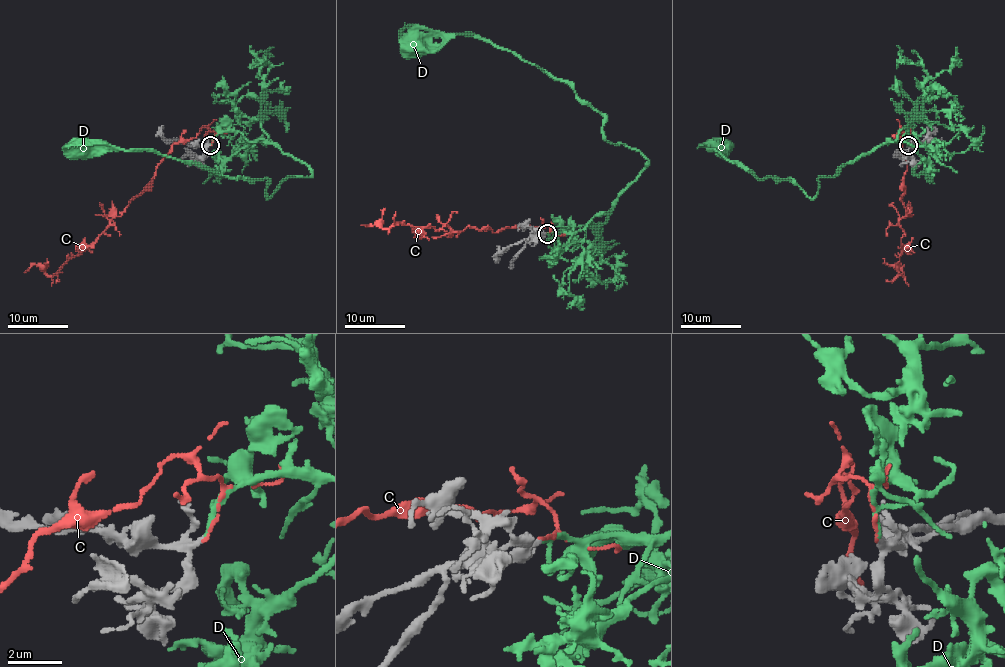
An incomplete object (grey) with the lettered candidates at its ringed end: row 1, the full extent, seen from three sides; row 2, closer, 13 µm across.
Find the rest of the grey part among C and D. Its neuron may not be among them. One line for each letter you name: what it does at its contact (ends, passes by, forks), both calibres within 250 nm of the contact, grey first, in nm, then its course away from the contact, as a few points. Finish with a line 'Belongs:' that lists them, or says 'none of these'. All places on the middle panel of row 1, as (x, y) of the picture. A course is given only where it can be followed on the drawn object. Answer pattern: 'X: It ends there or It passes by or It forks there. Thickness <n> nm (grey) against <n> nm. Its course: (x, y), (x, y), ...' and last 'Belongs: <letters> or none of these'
D: It ends there. Thickness 200 nm (grey) against 170 nm. Its course: (546, 234), (604, 214), (645, 157), (610, 143), (602, 115), (568, 84), (488, 41), (453, 34), (413, 50)
Belongs: D

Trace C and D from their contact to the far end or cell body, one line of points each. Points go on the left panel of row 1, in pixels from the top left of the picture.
C: (210, 145), (214, 133), (205, 127), (175, 142), (154, 178), (97, 239), (51, 275), (47, 258)
D: (210, 145), (239, 132), (311, 172), (287, 177), (269, 198), (266, 178), (231, 178), (151, 151), (77, 147)

